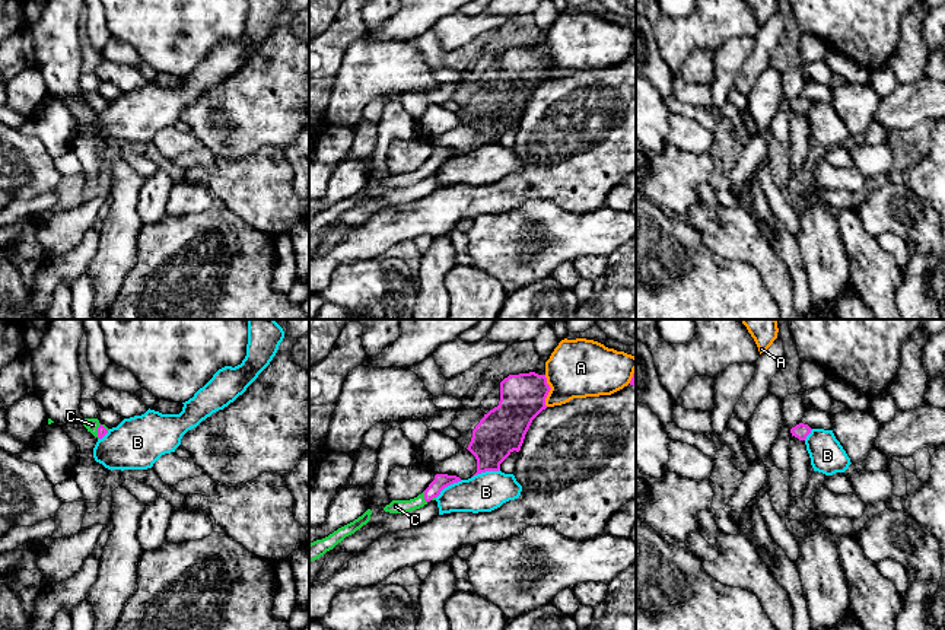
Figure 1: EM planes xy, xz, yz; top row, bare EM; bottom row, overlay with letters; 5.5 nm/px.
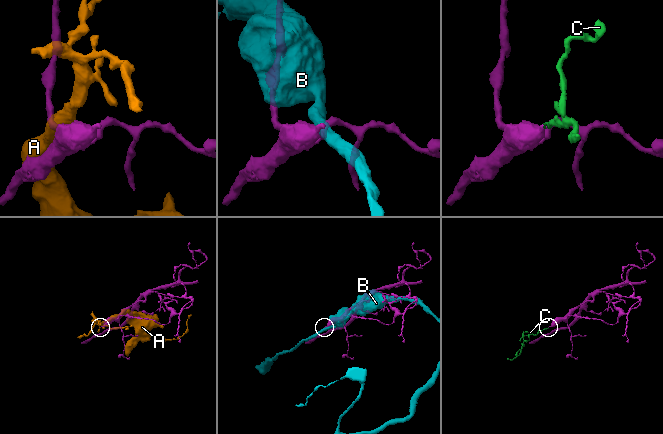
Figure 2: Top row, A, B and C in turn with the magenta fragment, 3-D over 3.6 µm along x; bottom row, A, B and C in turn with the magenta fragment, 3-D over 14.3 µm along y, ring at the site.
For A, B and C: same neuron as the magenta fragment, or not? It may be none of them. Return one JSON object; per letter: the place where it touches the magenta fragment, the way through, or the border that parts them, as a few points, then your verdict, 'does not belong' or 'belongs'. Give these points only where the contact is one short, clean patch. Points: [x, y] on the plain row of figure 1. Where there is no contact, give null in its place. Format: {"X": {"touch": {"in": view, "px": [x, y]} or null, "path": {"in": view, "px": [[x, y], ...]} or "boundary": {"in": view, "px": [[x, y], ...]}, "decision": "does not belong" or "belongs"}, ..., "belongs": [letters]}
{"A": {"touch": {"in": "xz", "px": [549, 64]}, "decision": "does not belong"}, "B": {"touch": {"in": "xz", "px": [486, 143]}, "boundary": {"in": "xz", "px": [[499, 142], [481, 145], [473, 150]]}, "decision": "does not belong"}, "C": {"touch": {"in": "xz", "px": [425, 171]}, "path": {"in": "xz", "px": [[441, 153], [425, 171], [411, 178], [395, 180]]}, "decision": "belongs"}, "belongs": ["C"]}

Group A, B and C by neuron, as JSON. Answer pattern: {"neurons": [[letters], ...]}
{"neurons": [["A"], ["B"], ["C"]]}

